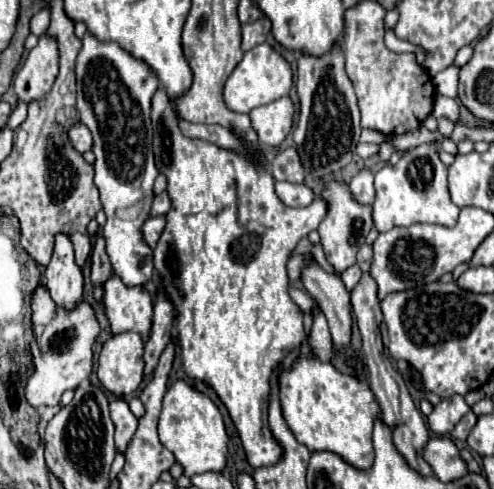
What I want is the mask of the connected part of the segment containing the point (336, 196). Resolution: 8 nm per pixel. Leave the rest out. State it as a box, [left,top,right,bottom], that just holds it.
[318,182,372,276]

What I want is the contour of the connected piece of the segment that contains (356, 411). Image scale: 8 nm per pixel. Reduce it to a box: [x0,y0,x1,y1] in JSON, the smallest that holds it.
[280,346,382,468]

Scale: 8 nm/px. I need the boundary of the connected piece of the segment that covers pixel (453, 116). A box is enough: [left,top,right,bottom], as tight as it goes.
[434,94,460,124]

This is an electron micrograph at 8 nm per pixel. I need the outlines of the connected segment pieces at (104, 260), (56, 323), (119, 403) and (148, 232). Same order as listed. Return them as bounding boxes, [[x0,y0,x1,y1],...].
[[92,234,112,300],[26,284,100,406],[110,398,138,450],[144,216,166,248]]

